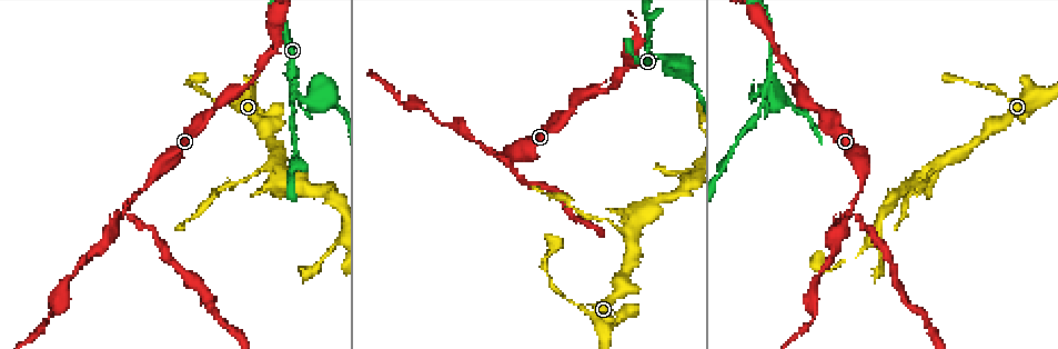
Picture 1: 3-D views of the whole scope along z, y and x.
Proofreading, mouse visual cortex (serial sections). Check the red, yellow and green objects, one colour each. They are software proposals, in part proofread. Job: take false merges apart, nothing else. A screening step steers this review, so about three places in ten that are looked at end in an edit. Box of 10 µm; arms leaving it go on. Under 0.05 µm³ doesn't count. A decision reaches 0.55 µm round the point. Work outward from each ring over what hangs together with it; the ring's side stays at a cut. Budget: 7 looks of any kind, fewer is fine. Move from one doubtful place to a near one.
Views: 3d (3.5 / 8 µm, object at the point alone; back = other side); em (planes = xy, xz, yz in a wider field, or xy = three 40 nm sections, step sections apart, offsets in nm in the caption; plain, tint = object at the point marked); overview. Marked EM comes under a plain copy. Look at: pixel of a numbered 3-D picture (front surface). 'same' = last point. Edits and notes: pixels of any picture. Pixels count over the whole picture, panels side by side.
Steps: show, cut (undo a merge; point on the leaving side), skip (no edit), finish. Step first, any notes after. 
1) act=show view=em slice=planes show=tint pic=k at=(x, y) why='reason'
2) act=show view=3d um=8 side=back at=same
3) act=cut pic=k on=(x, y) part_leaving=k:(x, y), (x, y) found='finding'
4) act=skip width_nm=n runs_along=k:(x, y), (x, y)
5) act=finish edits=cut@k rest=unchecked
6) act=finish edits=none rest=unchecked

act=show view=3d um=3.5 pic=1 at=(927, 178) why='a narrow waist'

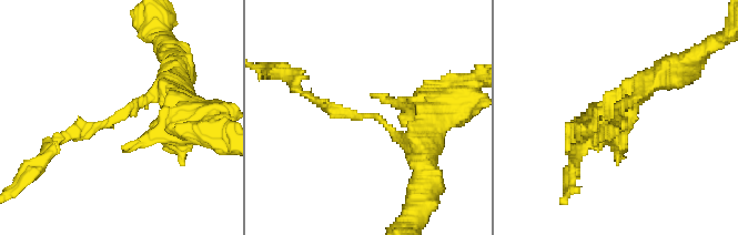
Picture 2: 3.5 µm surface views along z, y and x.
act=show view=em slice=planes show=tint pic=2 at=(620, 112) arm_widths_nm=150,300

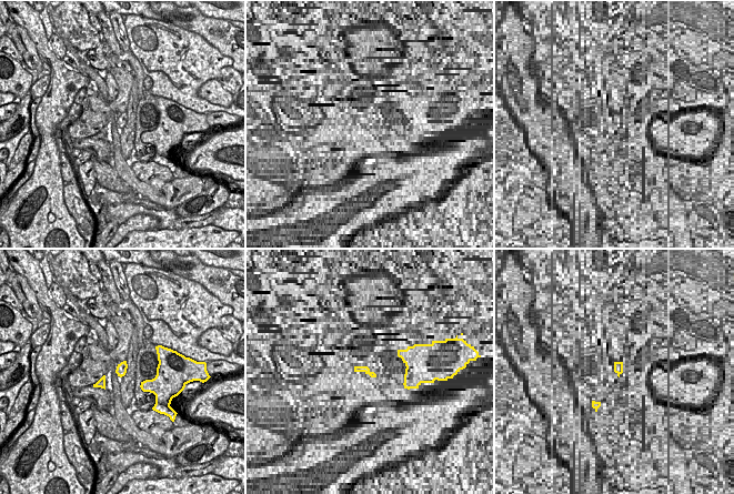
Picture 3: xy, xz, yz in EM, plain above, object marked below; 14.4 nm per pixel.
act=cut pic=2 on=(351, 114) width_nm=160 part_leaving=2:(386, 125), (376, 118), (332, 111), (297, 89) found='two cells meet here'

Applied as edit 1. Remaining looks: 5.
act=show view=em slice=xy step=3 show=tint pic=1 at=(290, 96) why='abrupt turn'

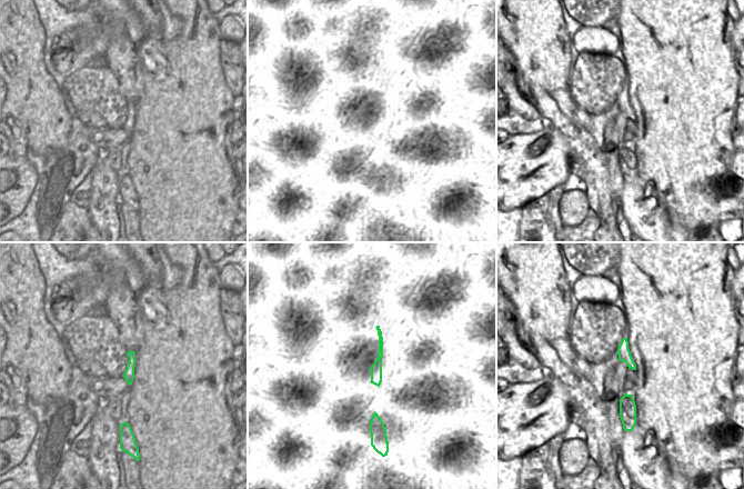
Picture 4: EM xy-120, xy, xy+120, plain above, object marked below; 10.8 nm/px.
act=show view=3d um=3.5 at=same why='see where the arms go'

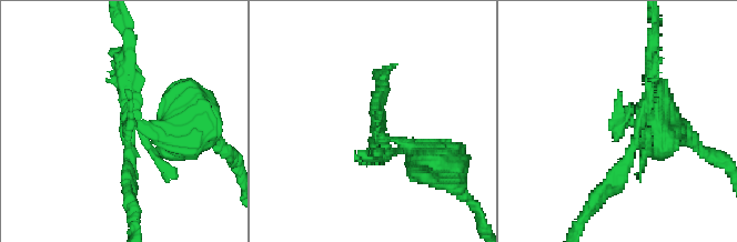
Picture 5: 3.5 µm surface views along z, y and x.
act=skip runs_along=5:(128, 51), (128, 122), (197, 129) found='continuous, no second cell'

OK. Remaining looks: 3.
act=show view=3d um=3.5 pic=1 at=(484, 147)

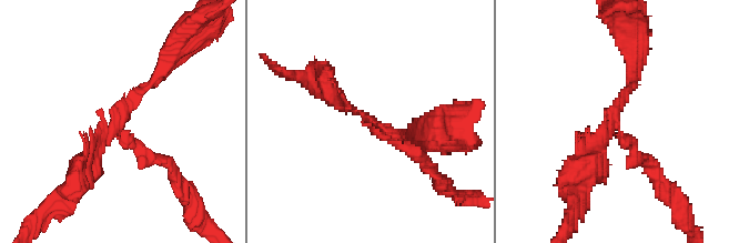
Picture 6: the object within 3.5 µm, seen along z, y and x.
act=show view=em slice=xy step=3 show=tint pic=6 at=(369, 121) arms=3 arm_widths_nm=150,200,250 why='shape alone is not enough'

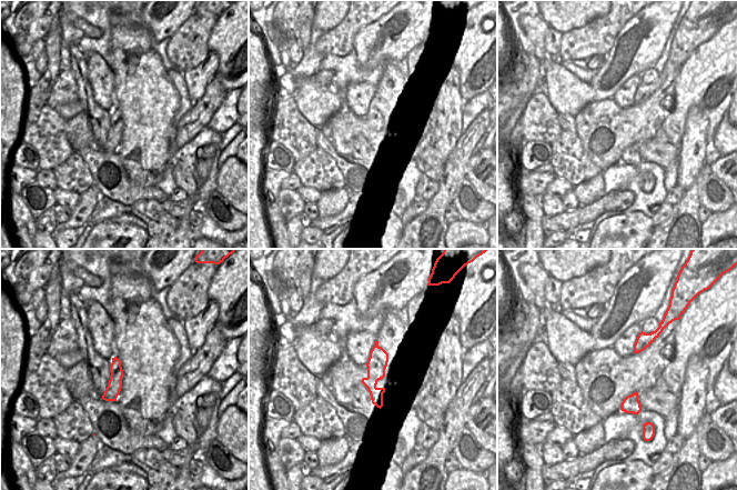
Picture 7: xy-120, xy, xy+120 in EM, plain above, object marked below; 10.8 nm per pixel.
act=cut pic=6 on=(142, 162) part_leaving=6:(124, 134), (148, 158), (165, 161), (192, 195) found='two cells meet here'

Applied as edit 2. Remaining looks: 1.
act=finish edits=cut@2,cut@6 rest=unchecked

